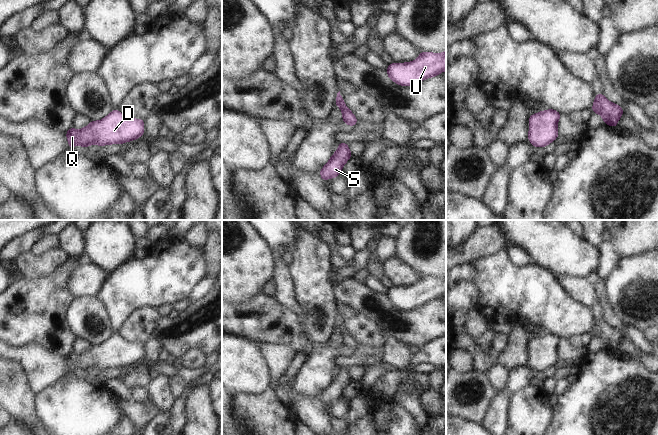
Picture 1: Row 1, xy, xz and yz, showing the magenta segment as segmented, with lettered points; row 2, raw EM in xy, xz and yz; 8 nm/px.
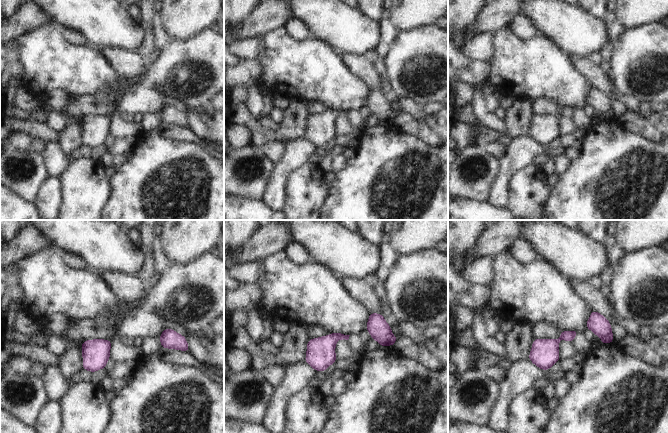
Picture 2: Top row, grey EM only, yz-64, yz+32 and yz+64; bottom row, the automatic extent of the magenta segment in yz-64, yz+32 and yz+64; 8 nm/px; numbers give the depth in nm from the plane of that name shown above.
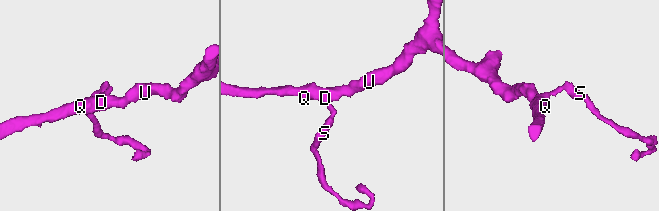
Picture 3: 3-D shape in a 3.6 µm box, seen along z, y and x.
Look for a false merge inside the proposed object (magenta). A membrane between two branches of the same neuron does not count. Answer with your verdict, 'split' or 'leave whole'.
leave whole

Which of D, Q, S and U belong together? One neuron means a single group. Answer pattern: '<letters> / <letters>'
D Q S U

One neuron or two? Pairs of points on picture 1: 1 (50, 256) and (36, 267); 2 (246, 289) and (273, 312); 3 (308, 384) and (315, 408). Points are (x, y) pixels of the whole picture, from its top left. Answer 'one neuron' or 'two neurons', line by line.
1: one neuron
2: two neurons
3: two neurons

